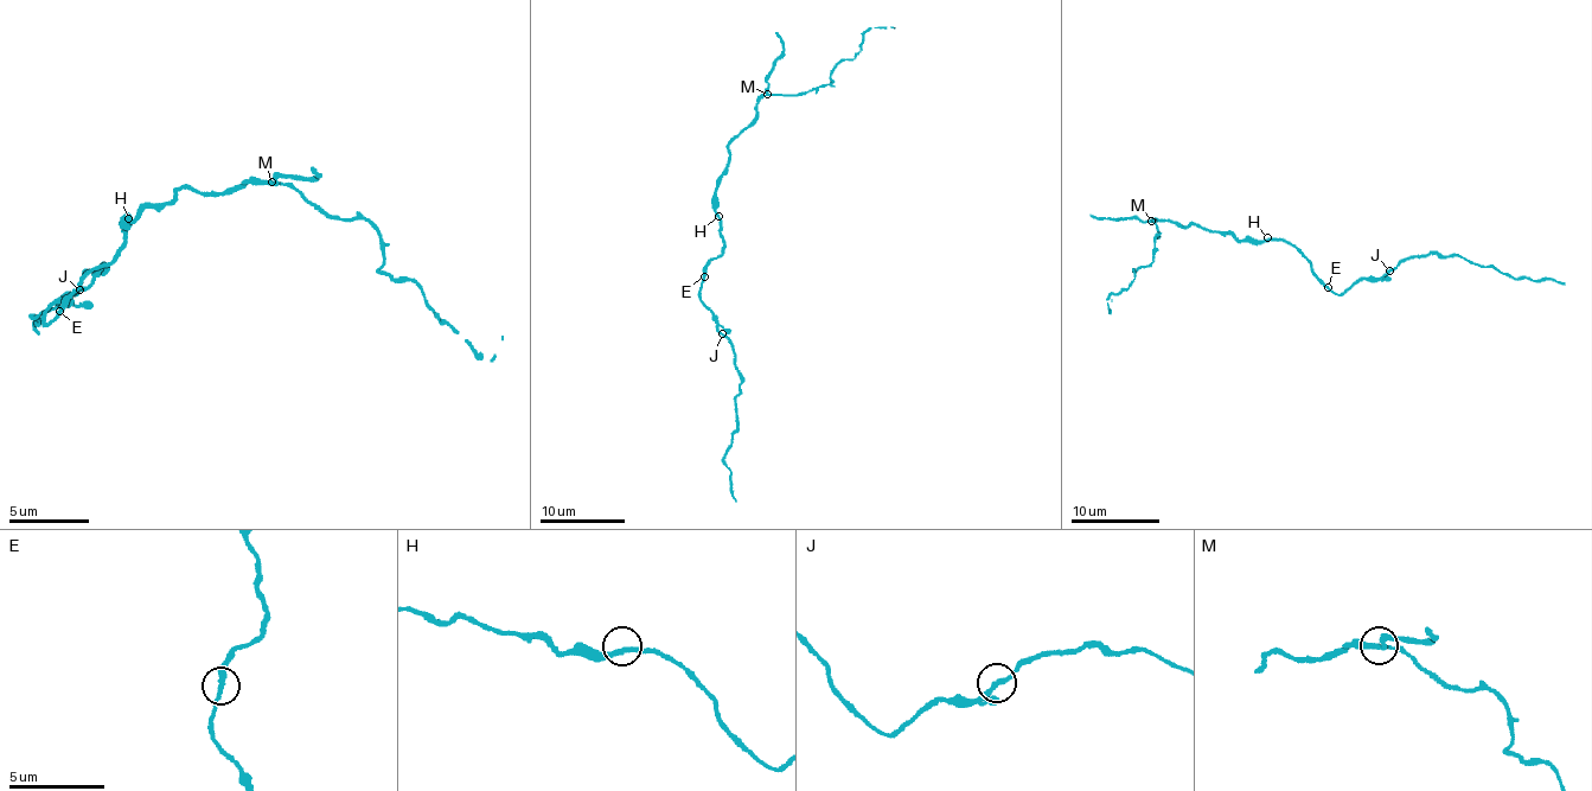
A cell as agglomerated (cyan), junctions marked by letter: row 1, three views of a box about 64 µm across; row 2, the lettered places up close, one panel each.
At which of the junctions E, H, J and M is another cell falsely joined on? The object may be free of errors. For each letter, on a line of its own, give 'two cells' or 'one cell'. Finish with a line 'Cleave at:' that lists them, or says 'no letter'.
E: one cell
H: one cell
J: one cell
M: two cells
Cleave at: M

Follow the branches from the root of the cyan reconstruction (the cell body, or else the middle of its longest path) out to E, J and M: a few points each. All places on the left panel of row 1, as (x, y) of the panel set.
E: (128, 222), (119, 255), (83, 280), (61, 310)
J: (128, 222), (119, 255), (83, 280), (48, 324), (44, 317), (57, 301), (68, 304), (80, 289)
M: (128, 222), (121, 221), (170, 203), (179, 189), (231, 190), (245, 180), (273, 183)

